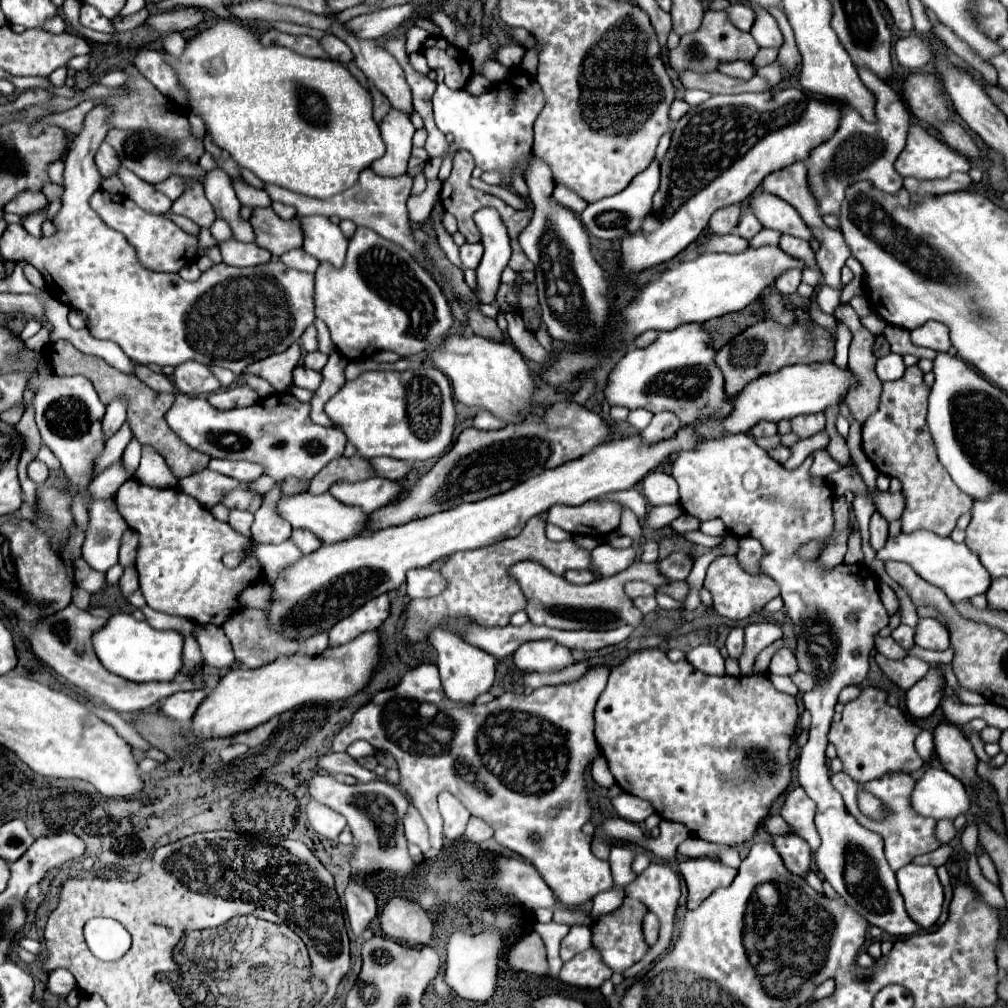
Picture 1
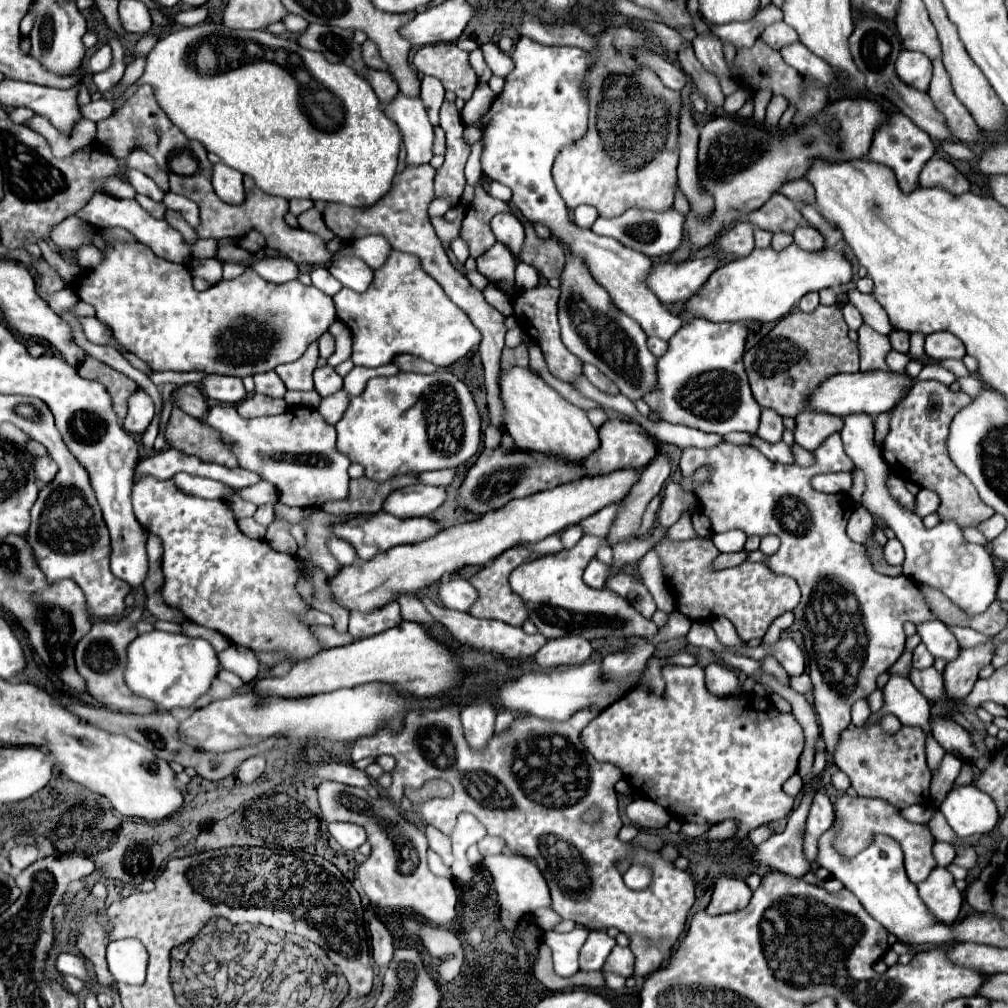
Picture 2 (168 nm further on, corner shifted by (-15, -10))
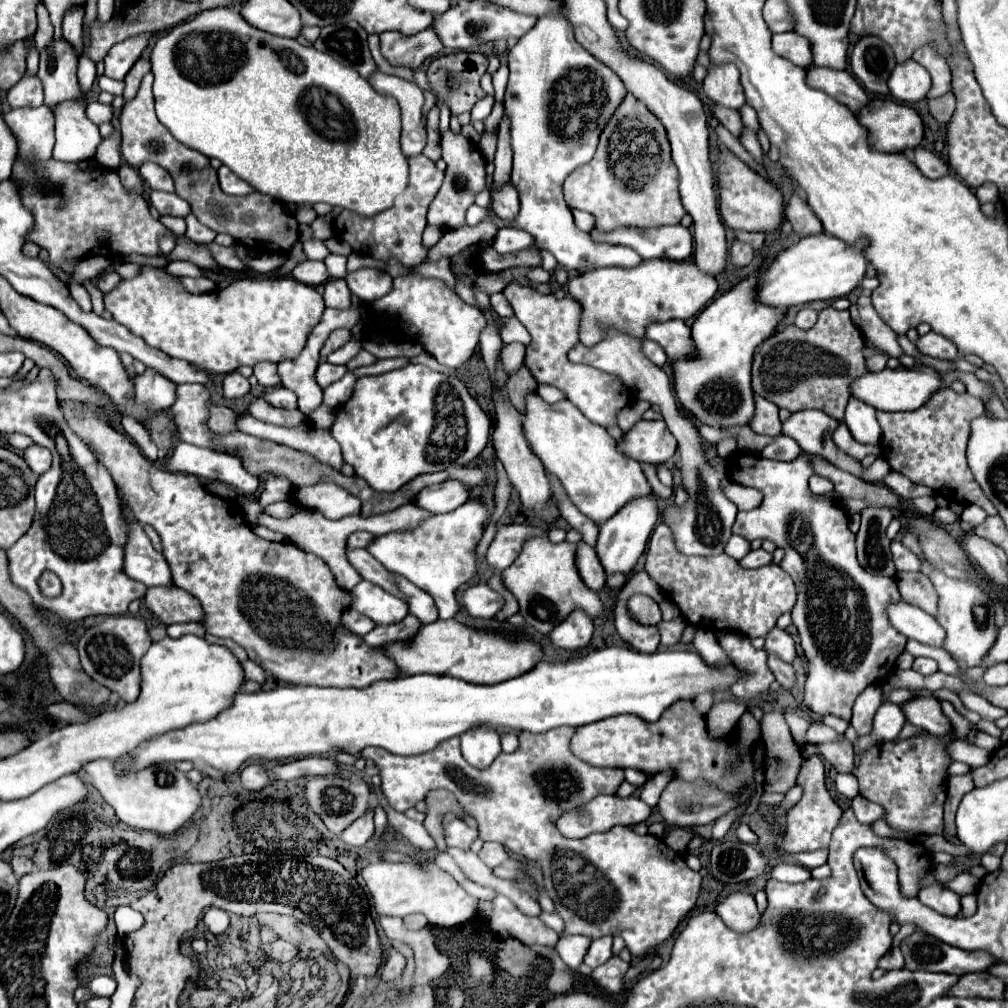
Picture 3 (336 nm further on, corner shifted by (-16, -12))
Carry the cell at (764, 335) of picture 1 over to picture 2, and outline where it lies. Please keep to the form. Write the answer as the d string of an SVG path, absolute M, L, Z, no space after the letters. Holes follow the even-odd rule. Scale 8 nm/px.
M819 304L811 314L791 312L783 316L777 326L743 356L749 386L757 404L775 410L779 416L797 416L805 410L807 394L819 382L839 372L853 372L847 368L859 368L857 344L849 340L847 332L849 328L837 304Z

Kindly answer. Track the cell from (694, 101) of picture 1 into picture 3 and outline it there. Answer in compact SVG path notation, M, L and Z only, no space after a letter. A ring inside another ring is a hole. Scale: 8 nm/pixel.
M746 104L746 106L744 106L744 110L740 110L740 114L742 114L742 122L744 122L744 126L746 126L748 130L752 130L752 132L758 132L760 124L758 124L758 118L756 118L754 108Z

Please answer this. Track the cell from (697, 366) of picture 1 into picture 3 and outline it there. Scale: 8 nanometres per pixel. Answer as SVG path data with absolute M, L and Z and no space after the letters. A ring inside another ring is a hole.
M766 260L758 272L738 282L732 290L710 302L694 320L692 340L698 356L694 360L674 362L676 392L682 406L692 412L702 424L726 428L734 424L748 424L754 416L754 398L750 388L750 366L758 344L778 332L786 316L786 308L772 308L756 302L756 280L768 268Z

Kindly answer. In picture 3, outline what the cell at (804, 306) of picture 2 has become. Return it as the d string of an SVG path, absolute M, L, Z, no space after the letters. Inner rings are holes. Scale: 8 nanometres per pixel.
M800 310L798 316L796 316L796 326L802 328L802 330L810 330L816 324L816 318L818 318L818 312L814 312L814 310Z

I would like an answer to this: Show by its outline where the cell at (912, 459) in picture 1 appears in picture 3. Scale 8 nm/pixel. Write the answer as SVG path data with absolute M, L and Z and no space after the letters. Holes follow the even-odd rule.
M940 388L922 408L914 412L878 412L882 426L882 456L892 470L904 474L916 484L940 490L944 498L954 494L956 502L978 504L986 514L998 514L994 504L984 496L980 484L976 484L972 470L966 462L966 444L970 436L970 422L974 416L984 414L984 402L966 394L956 394L952 388Z

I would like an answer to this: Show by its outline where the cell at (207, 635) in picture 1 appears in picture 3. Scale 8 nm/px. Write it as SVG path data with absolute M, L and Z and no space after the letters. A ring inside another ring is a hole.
M246 660L246 662L242 662L242 668L244 668L244 674L246 674L246 680L254 680L254 682L260 682L260 684L266 680L266 672L256 662Z

